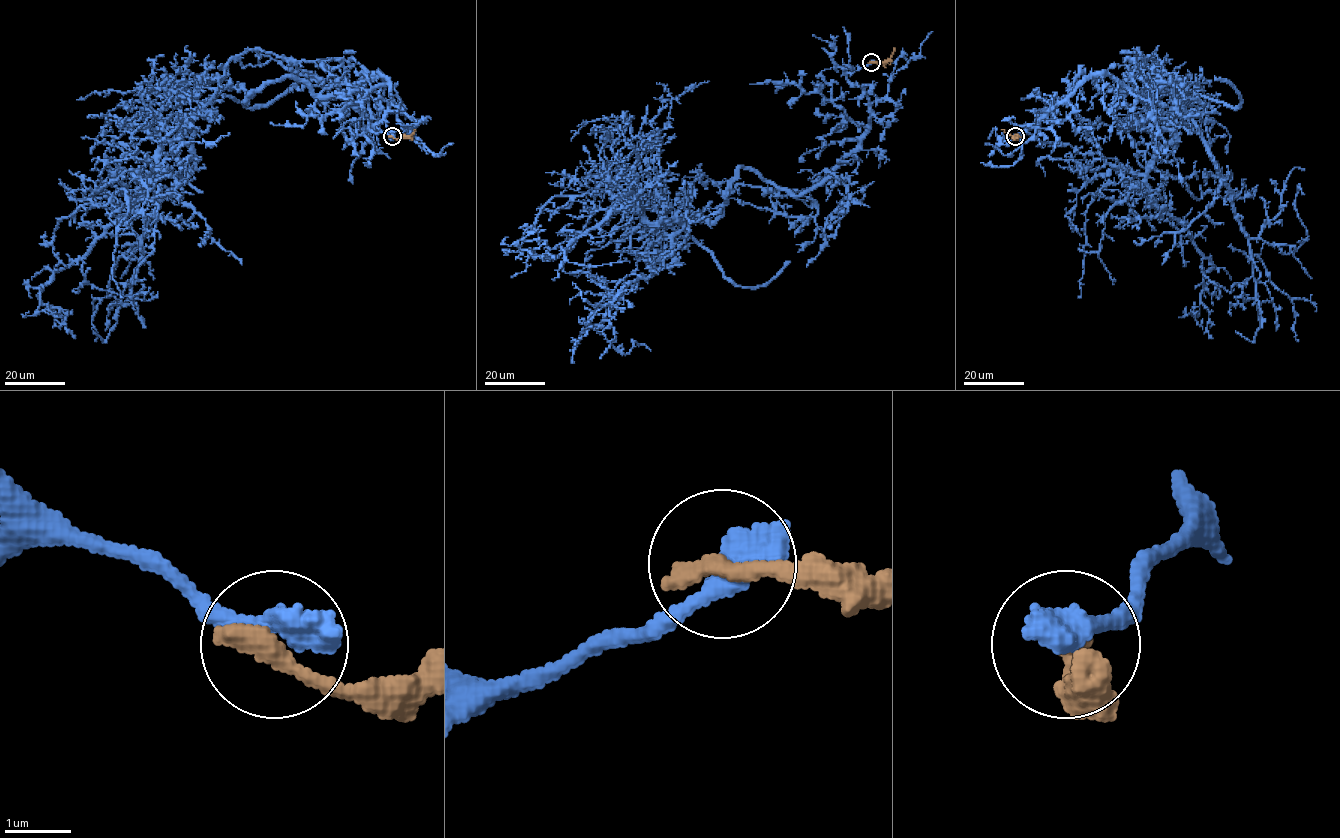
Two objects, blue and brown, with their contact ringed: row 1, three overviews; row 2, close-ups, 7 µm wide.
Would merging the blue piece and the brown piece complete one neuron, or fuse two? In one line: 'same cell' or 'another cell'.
another cell

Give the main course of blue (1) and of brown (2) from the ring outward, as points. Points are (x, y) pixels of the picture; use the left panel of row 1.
1: (392, 136), (366, 129), (388, 110), (378, 74), (325, 96), (227, 86), (39, 290), (54, 320)
2: (392, 137), (407, 137), (415, 129)

